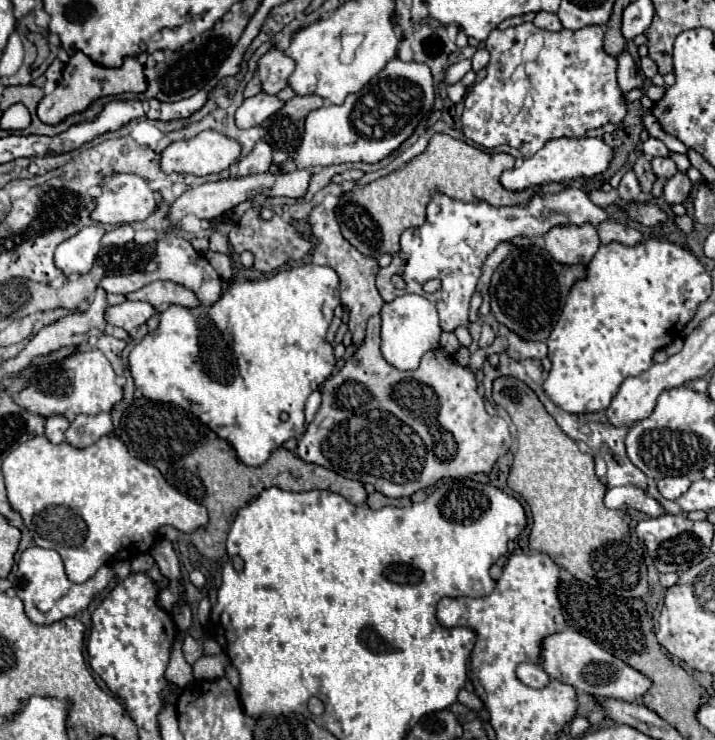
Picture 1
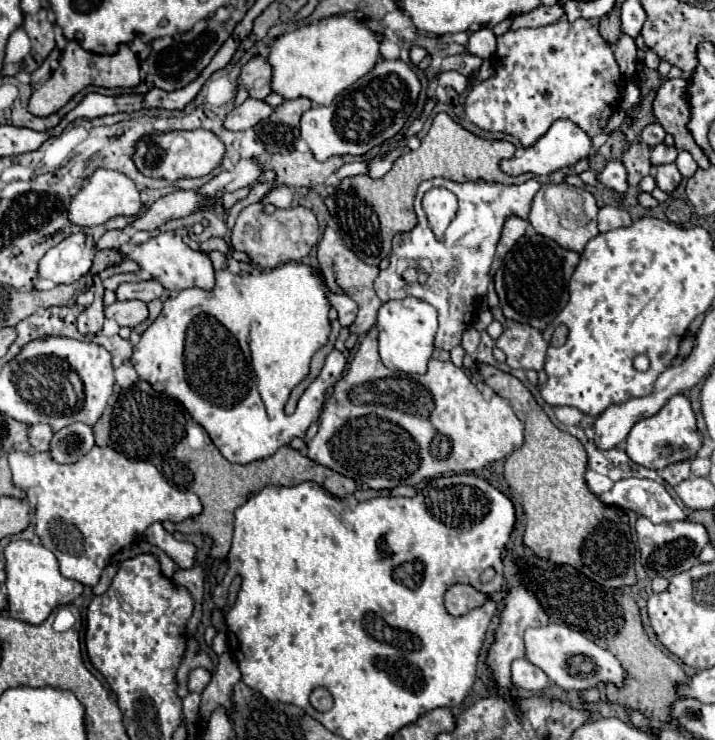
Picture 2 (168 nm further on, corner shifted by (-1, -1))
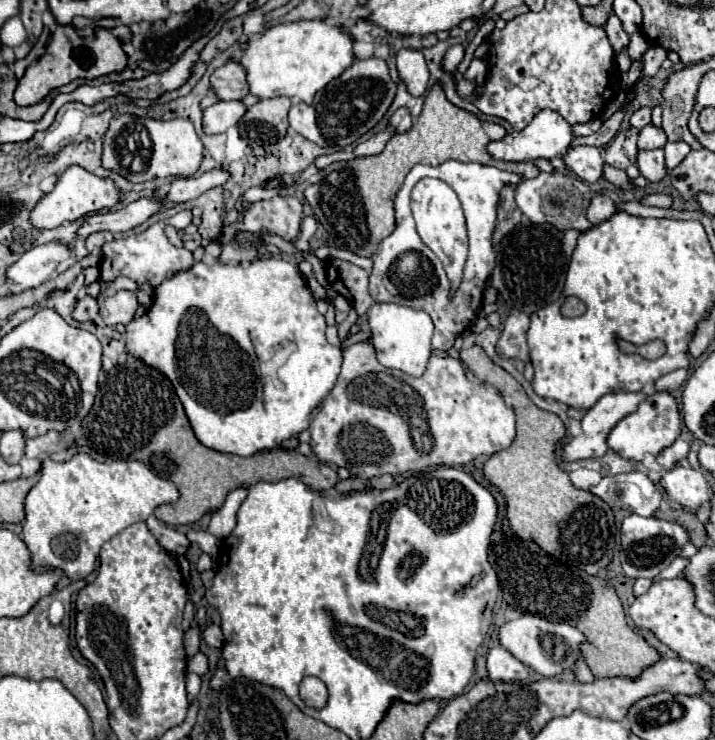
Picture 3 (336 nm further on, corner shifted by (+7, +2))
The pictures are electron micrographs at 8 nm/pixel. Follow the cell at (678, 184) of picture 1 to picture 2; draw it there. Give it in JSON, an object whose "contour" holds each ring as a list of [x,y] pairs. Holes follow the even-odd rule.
{"contour":[[[674,163],[668,165],[658,165],[656,167],[656,185],[664,191],[664,193],[672,193],[682,181],[680,171],[676,169]]]}

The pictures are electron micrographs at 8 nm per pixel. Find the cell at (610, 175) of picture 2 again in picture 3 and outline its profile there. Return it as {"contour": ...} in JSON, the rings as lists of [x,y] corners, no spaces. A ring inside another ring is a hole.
{"contour":[[[570,146],[562,160],[578,178],[586,182],[596,182],[602,178],[604,158],[594,146]]]}

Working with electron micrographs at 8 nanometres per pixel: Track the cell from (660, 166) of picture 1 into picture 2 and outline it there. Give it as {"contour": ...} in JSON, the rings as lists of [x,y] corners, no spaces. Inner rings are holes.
{"contour":[[[662,143],[650,151],[650,161],[652,161],[652,165],[666,165],[666,163],[674,163],[676,155],[678,155],[676,147],[666,147]]]}

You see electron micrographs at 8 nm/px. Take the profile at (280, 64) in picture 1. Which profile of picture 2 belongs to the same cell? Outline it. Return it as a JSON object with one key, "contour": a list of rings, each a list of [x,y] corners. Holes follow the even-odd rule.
{"contour":[[[252,57],[242,67],[240,83],[248,89],[250,97],[266,99],[272,93],[272,65],[262,57]]]}

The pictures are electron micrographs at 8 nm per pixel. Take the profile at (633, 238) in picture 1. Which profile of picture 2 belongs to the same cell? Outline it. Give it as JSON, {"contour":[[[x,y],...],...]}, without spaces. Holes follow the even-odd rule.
{"contour":[[[602,207],[598,211],[598,229],[600,229],[600,233],[620,229],[620,227],[628,227],[628,225],[632,225],[632,219],[620,207]]]}

